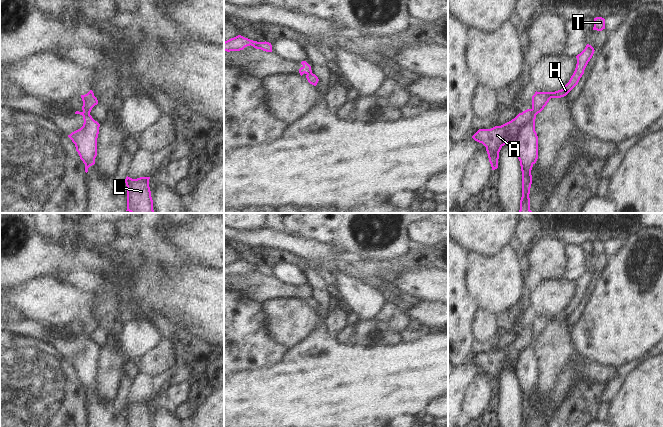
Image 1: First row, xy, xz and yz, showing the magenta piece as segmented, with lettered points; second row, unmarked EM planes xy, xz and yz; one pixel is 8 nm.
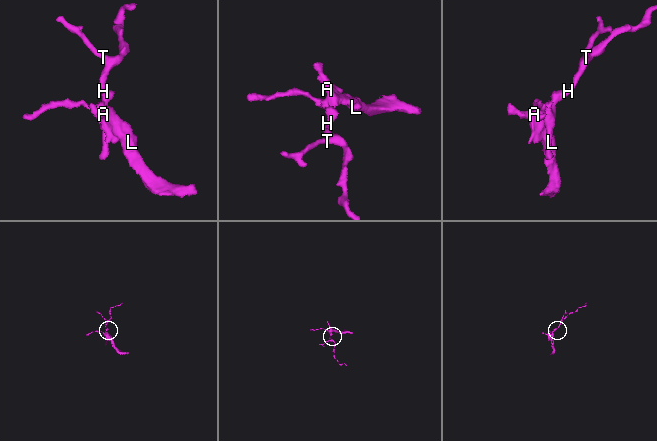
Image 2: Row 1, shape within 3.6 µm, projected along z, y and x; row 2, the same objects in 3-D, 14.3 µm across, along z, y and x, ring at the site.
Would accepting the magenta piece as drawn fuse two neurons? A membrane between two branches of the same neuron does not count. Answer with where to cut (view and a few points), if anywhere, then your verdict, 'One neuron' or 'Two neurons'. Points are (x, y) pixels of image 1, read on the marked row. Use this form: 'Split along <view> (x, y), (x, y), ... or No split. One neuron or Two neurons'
Split along yz (532, 109), (532, 119), (521, 129), (514, 146). Two neurons

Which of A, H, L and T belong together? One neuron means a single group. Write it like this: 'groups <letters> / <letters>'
groups A L / H T

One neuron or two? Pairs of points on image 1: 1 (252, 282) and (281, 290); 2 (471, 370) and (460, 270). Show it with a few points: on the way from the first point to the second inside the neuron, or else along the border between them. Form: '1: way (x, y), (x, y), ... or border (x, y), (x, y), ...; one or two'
1: way (259, 287), (274, 289); one
2: border (467, 360), (458, 367); two

